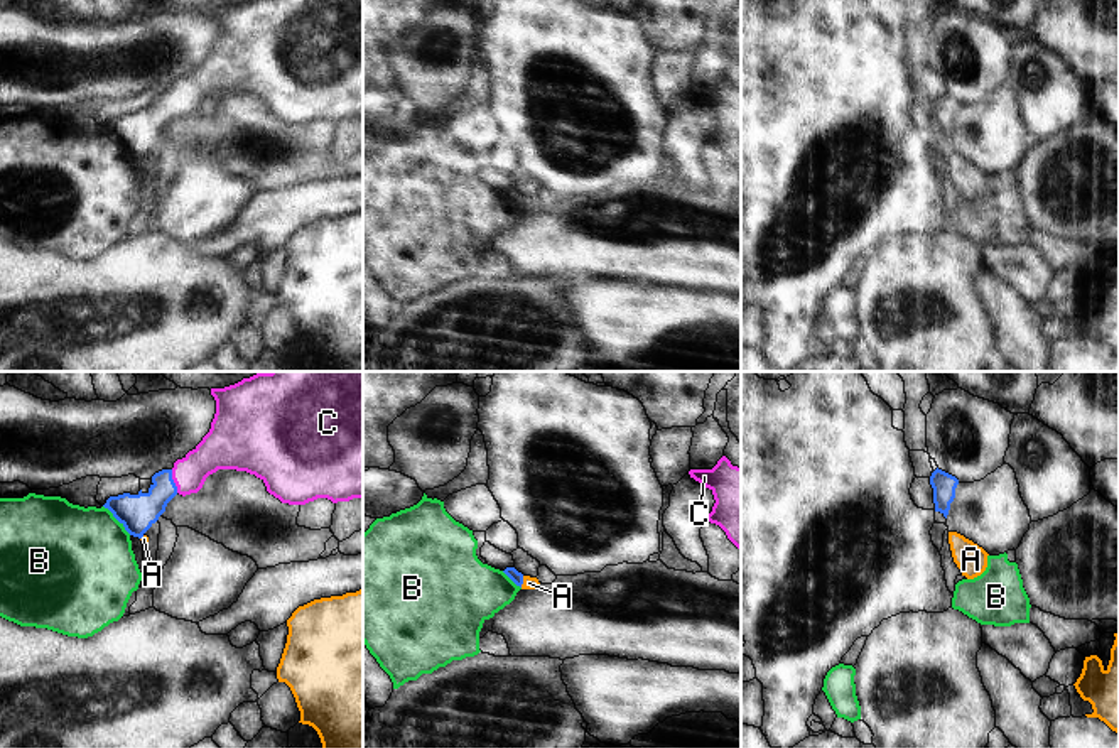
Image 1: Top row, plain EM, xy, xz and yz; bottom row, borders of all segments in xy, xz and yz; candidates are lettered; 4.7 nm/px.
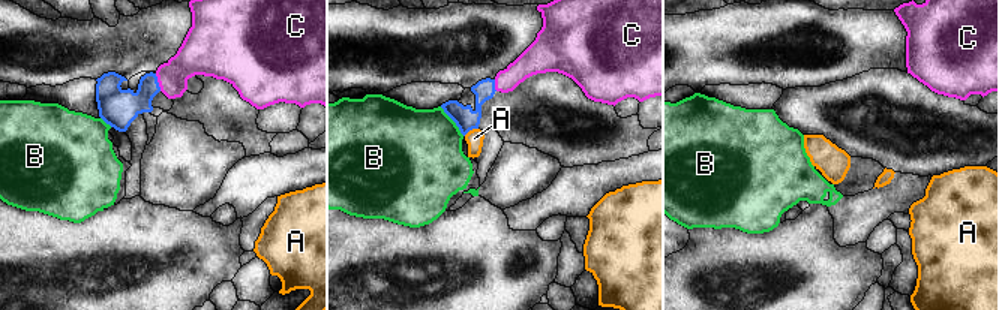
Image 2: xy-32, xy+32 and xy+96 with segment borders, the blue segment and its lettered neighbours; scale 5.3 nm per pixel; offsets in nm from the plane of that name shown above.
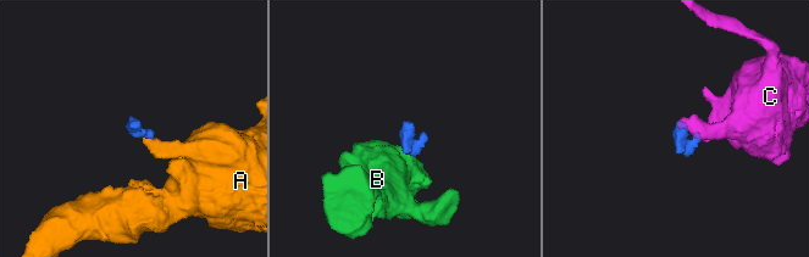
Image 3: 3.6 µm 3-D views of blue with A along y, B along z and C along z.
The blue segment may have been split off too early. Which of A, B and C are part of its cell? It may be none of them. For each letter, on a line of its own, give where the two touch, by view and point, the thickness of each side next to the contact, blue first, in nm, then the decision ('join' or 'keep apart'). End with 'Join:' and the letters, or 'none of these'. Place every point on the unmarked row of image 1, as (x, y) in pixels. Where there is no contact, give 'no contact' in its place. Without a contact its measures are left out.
A: contact xz (522, 203); calibres 60 and 60 nm; keep apart
B: contact xy (117, 140); calibres 180 and 480 nm; keep apart
C: contact xy (172, 103); calibres 180 and 170 nm; join
Join: C

